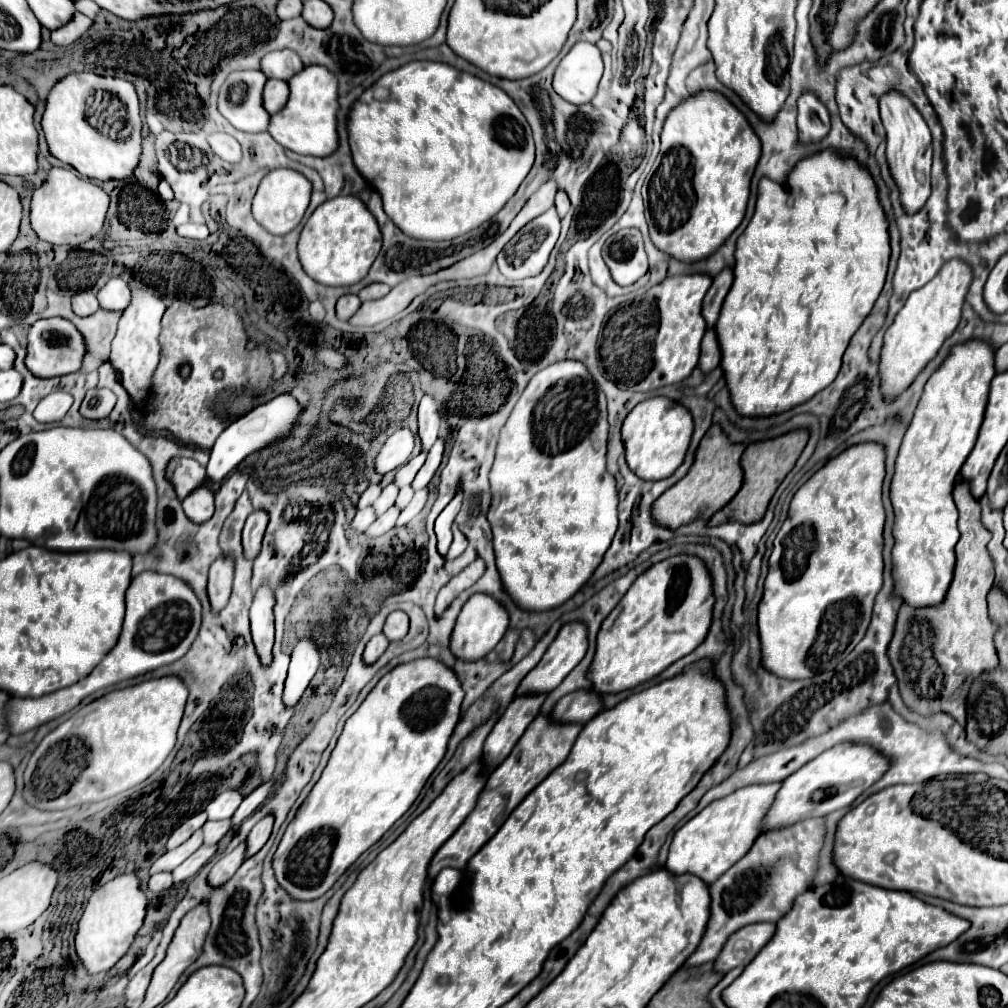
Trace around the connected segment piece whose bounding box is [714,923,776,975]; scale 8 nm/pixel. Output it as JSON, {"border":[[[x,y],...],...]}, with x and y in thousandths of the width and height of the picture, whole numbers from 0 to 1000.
{"border":[[[746,916],[726,926],[714,947],[708,951],[708,963],[718,967],[730,957],[742,957],[742,953],[746,953],[748,947],[764,934],[768,922],[768,916]]]}

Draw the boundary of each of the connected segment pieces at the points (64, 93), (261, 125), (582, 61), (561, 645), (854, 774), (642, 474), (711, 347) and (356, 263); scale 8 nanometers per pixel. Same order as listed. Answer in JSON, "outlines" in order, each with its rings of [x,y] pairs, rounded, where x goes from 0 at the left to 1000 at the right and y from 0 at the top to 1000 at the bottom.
{"outlines":[[[[69,72],[62,76],[48,92],[46,96],[46,108],[42,114],[42,130],[48,142],[50,152],[60,158],[62,162],[73,166],[79,174],[97,178],[97,180],[109,180],[109,178],[123,178],[129,176],[139,160],[139,126],[135,122],[135,128],[129,130],[129,134],[121,140],[109,138],[107,134],[101,134],[93,126],[89,126],[83,118],[85,98],[93,84],[97,84],[101,76],[93,72]]],[[[230,70],[216,90],[218,114],[224,116],[226,122],[238,130],[244,130],[244,132],[264,130],[268,114],[260,108],[260,98],[258,98],[262,82],[264,82],[264,76],[260,70]]],[[[571,43],[554,63],[548,78],[550,90],[567,104],[579,104],[587,100],[597,76],[599,64],[591,45]]],[[[577,618],[560,620],[536,658],[516,676],[510,691],[518,691],[522,688],[544,689],[575,658],[581,642],[581,622]]],[[[829,739],[819,747],[813,747],[810,753],[802,755],[798,761],[776,775],[768,797],[756,813],[754,826],[758,828],[768,822],[780,822],[792,814],[817,811],[829,803],[841,801],[857,783],[871,775],[879,767],[879,763],[881,755],[871,749],[871,745],[865,745],[861,739]]],[[[647,394],[633,400],[623,410],[615,426],[623,465],[631,473],[641,477],[655,477],[659,473],[665,473],[681,451],[685,439],[685,426],[685,408],[681,408],[675,400],[665,398],[663,394]]],[[[702,326],[696,336],[692,366],[700,372],[708,364],[712,364],[712,360],[714,360],[714,346],[712,346],[712,338],[710,338],[710,330],[708,330],[708,326]]],[[[331,195],[321,199],[304,219],[298,239],[296,255],[302,271],[323,285],[343,285],[359,279],[371,261],[379,233],[369,211],[351,195]]]]}

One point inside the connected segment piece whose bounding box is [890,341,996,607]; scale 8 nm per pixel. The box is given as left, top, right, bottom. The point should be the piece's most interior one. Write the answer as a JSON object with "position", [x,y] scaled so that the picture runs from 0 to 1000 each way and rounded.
{"position":[938,422]}

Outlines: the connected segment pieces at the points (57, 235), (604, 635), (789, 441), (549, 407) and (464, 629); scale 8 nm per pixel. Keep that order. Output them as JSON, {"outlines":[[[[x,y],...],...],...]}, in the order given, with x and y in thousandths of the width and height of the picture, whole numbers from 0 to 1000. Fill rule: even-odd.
{"outlines":[[[[52,166],[46,174],[46,180],[32,191],[30,223],[42,239],[73,245],[93,235],[101,227],[107,201],[107,193],[97,184],[79,178],[73,170],[63,166]]],[[[671,551],[647,561],[629,576],[593,626],[591,648],[581,666],[589,688],[605,689],[629,684],[687,648],[702,628],[706,600],[704,570],[692,553]]],[[[792,426],[792,428],[786,428],[786,430],[776,432],[772,436],[764,436],[764,438],[758,438],[758,439],[748,439],[748,441],[740,443],[740,447],[738,447],[738,451],[734,455],[734,461],[736,461],[736,467],[738,467],[736,483],[726,493],[726,497],[720,503],[716,503],[702,517],[702,521],[710,523],[710,521],[716,521],[716,519],[722,519],[722,517],[732,517],[732,519],[744,521],[744,519],[756,517],[768,487],[772,485],[772,481],[778,477],[778,473],[784,469],[784,465],[788,463],[790,455],[794,453],[794,449],[796,449],[796,445],[800,441],[798,436],[802,438],[802,428]]],[[[554,358],[550,362],[544,362],[542,366],[534,368],[524,384],[520,386],[518,394],[514,396],[512,404],[508,406],[502,422],[496,428],[494,443],[492,443],[492,455],[486,467],[486,483],[488,483],[488,501],[484,507],[484,519],[488,523],[488,539],[490,539],[490,549],[492,549],[492,563],[500,580],[500,586],[506,590],[506,594],[518,604],[526,608],[538,608],[556,602],[562,598],[567,590],[571,590],[581,576],[587,572],[591,563],[597,559],[597,553],[601,545],[607,539],[607,533],[613,523],[613,487],[609,473],[601,469],[601,434],[603,434],[603,418],[601,418],[601,394],[593,386],[591,378],[585,374],[581,364],[575,358]]],[[[472,588],[470,592],[466,592],[466,596],[462,596],[462,600],[454,610],[450,626],[446,630],[446,646],[450,648],[450,652],[462,658],[474,656],[490,644],[490,640],[498,634],[502,624],[504,624],[504,608],[488,592]]]]}

